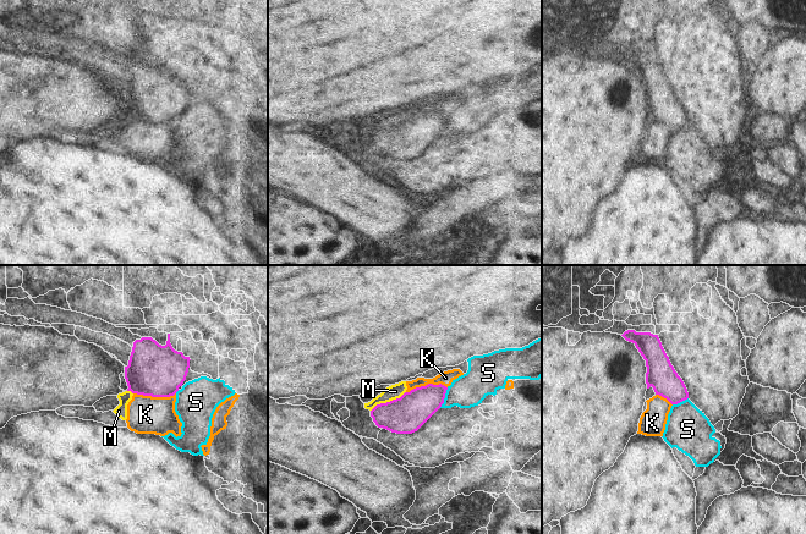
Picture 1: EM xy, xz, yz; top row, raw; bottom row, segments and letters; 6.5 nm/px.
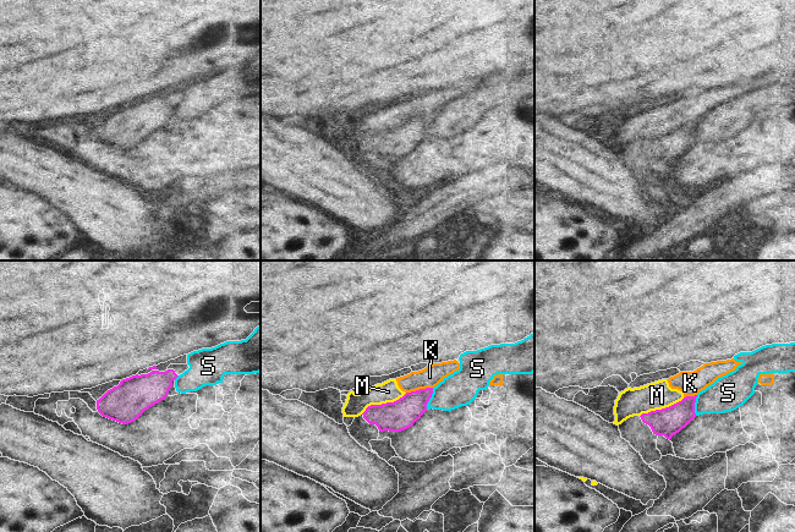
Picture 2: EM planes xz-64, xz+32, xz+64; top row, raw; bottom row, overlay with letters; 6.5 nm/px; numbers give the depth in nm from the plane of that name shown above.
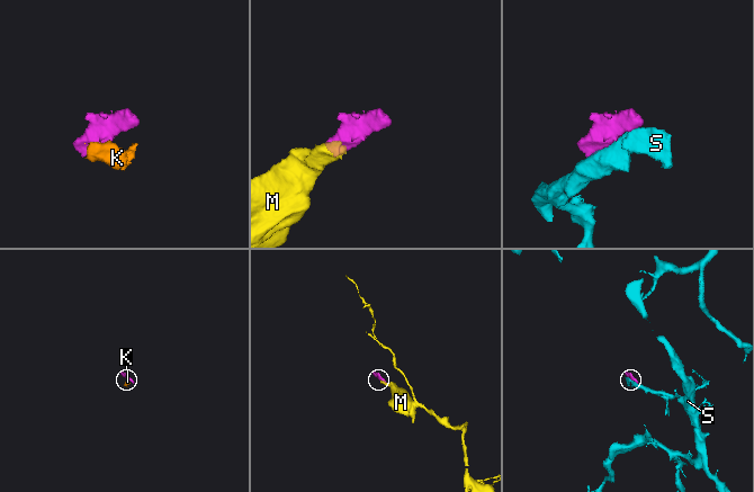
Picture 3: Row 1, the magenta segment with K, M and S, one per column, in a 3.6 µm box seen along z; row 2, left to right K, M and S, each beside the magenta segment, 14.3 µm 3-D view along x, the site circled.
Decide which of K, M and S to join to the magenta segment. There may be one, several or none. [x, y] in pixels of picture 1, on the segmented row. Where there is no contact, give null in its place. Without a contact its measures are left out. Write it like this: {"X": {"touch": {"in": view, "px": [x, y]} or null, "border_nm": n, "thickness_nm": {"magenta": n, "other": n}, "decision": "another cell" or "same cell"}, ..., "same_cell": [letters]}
{"K": {"touch": {"in": "xy", "px": [154, 396]}, "border_nm": 280, "thickness_nm": {"magenta": 340, "other": 260}, "decision": "another cell"}, "M": {"touch": {"in": "xz", "px": [388, 402]}, "border_nm": 260, "thickness_nm": {"magenta": 240, "other": 100}, "decision": "another cell"}, "S": {"touch": {"in": "xz", "px": [444, 397]}, "border_nm": 150, "thickness_nm": {"magenta": 240, "other": 220}, "decision": "another cell"}, "same_cell": []}

